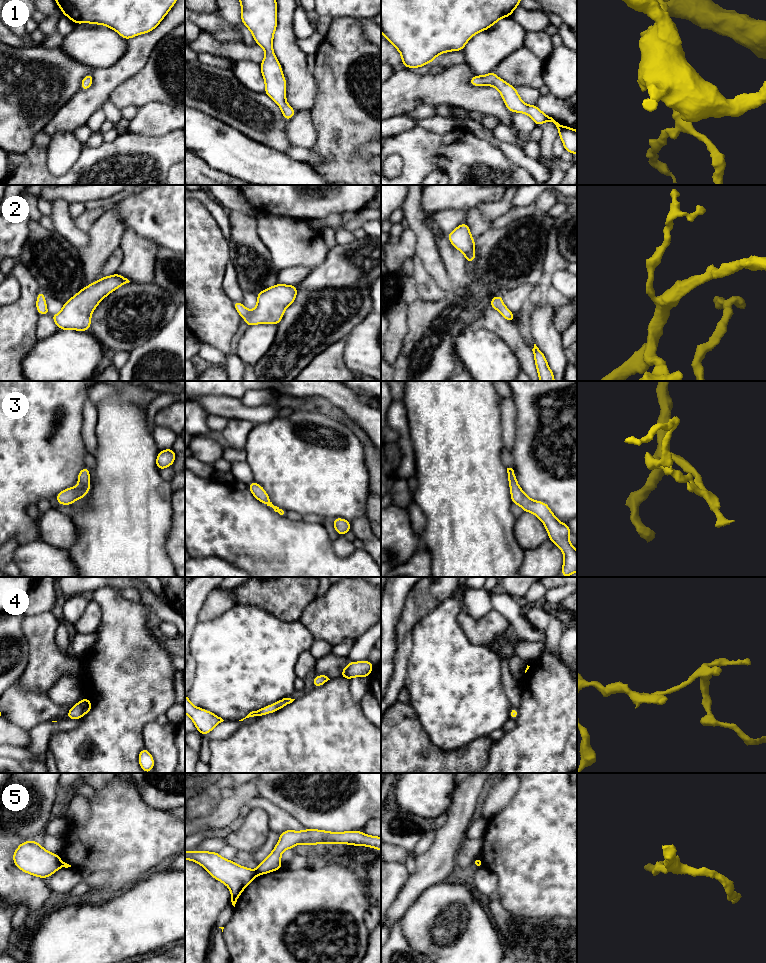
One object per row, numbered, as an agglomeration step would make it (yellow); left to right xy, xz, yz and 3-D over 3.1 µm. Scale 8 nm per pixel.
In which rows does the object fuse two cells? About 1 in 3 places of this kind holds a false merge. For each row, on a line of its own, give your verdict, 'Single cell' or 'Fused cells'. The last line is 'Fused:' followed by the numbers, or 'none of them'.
1: Single cell
2: Single cell
3: Single cell
4: Single cell
5: Fused cells
Fused: 5

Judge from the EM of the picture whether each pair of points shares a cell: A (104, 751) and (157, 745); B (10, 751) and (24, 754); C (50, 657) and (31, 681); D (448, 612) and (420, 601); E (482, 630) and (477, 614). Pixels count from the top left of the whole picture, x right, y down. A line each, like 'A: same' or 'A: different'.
A: different
B: same
C: same
D: different
E: different

